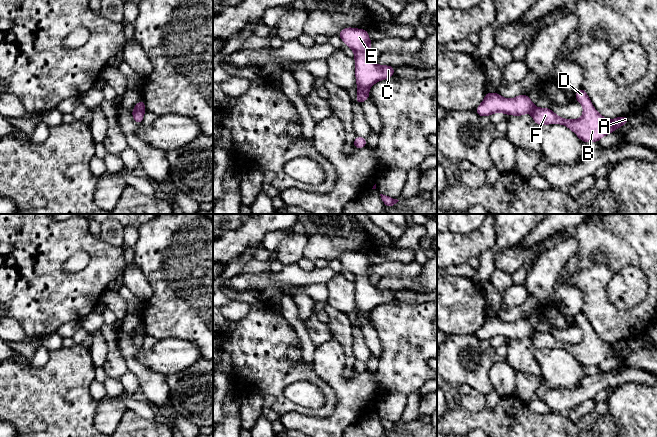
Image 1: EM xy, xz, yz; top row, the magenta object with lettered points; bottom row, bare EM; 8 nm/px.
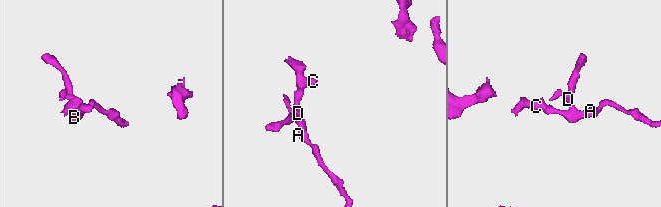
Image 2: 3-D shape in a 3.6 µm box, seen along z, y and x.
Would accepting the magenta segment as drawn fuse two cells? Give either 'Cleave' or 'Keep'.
Cleave

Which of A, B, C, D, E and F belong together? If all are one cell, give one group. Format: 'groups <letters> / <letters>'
groups A B D F / C E

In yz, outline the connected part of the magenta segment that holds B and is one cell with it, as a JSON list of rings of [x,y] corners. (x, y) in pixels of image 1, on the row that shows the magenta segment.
[[[585,89],[575,91],[576,101],[583,106],[583,115],[577,120],[558,117],[550,108],[536,108],[532,117],[536,125],[562,124],[570,128],[582,142],[598,142],[603,136],[614,132],[630,119],[630,116],[608,120],[601,116],[591,103]]]

